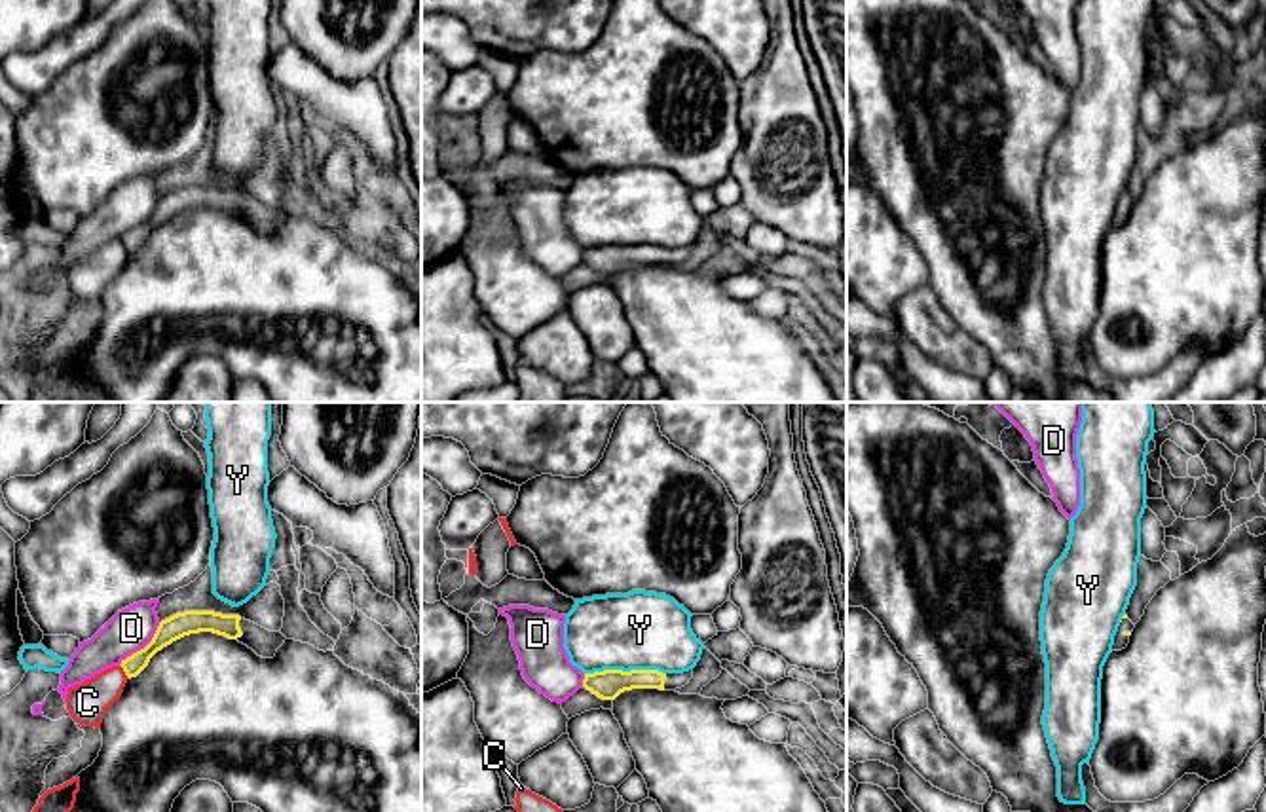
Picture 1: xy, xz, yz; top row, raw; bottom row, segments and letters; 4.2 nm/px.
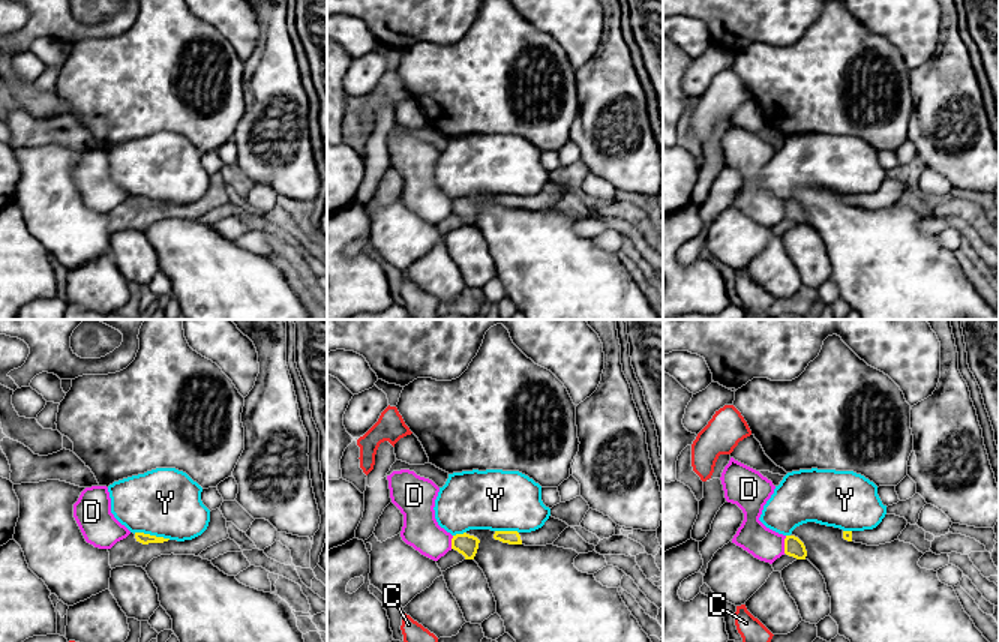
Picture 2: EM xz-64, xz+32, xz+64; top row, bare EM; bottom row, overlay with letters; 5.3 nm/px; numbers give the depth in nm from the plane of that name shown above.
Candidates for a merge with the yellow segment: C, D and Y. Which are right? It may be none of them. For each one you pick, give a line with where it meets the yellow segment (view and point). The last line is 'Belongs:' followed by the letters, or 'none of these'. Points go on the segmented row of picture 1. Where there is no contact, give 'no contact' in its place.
Belongs: none of these

